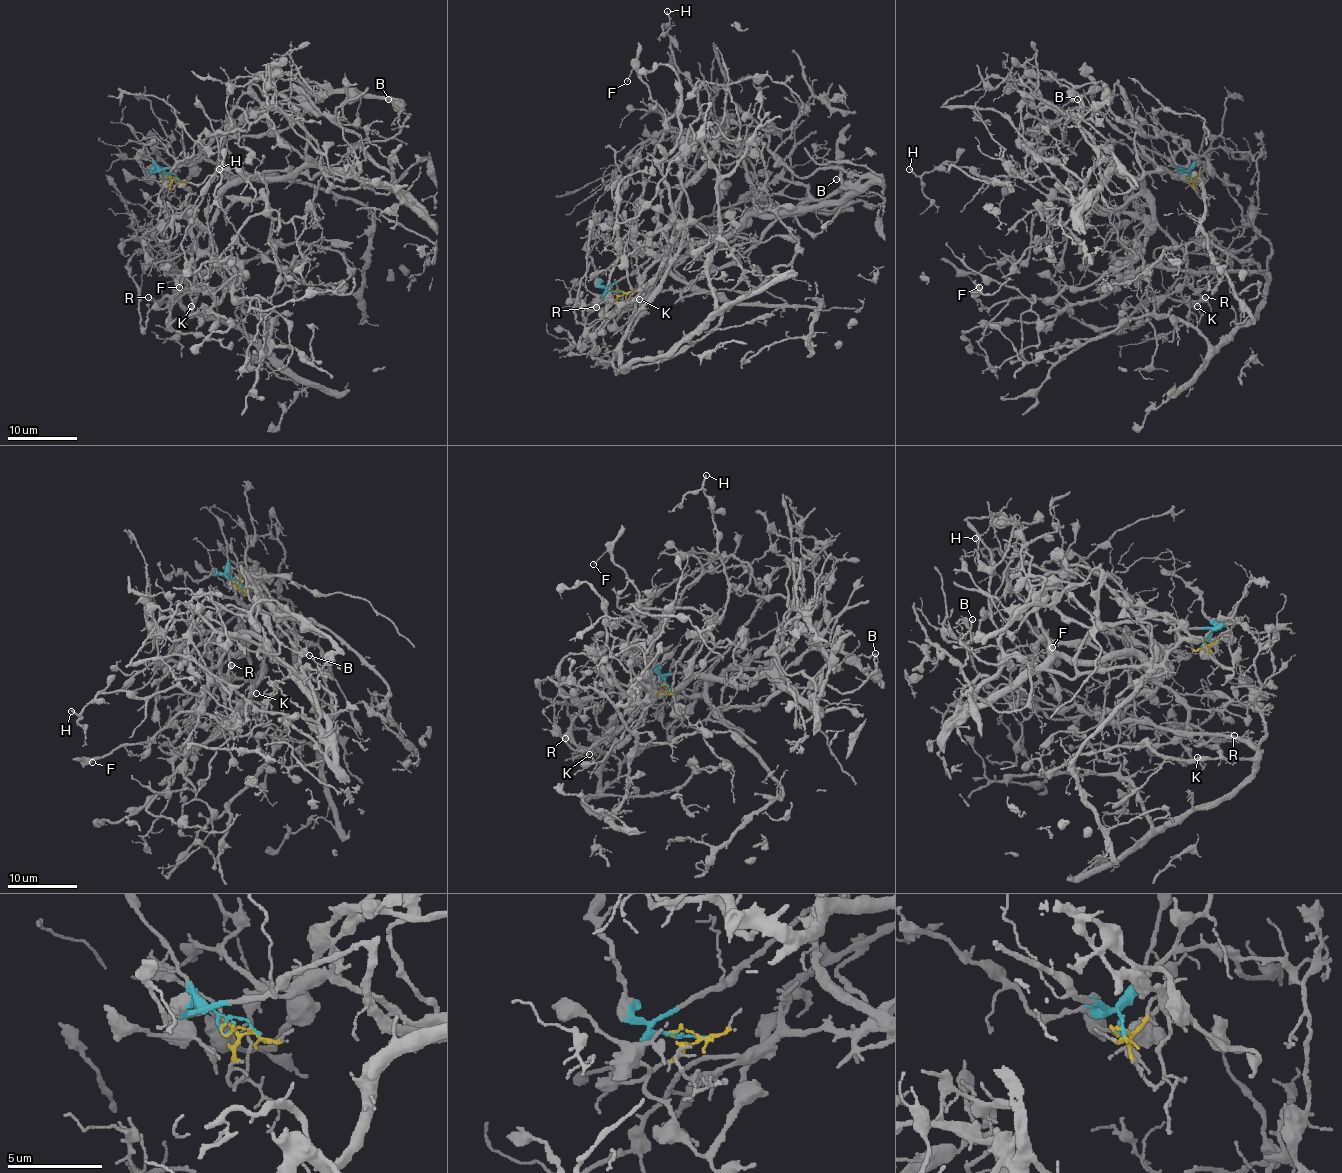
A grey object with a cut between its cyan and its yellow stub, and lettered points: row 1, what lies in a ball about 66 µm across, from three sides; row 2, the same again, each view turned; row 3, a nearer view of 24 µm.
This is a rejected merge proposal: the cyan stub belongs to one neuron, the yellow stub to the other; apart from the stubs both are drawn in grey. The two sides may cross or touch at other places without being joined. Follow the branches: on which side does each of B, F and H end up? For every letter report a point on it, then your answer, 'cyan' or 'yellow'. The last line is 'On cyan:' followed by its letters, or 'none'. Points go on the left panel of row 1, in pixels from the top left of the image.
B: place (388, 99); cyan
F: place (179, 287); yellow
H: place (219, 169); yellow
On cyan: B

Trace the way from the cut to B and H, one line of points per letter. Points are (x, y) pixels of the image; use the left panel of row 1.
B: (166, 180), (217, 148), (245, 176), (227, 141), (281, 132), (334, 92), (400, 110), (388, 99)
H: (166, 180), (168, 197), (205, 159), (234, 174), (325, 169), (234, 180), (226, 209), (267, 187), (219, 169)

